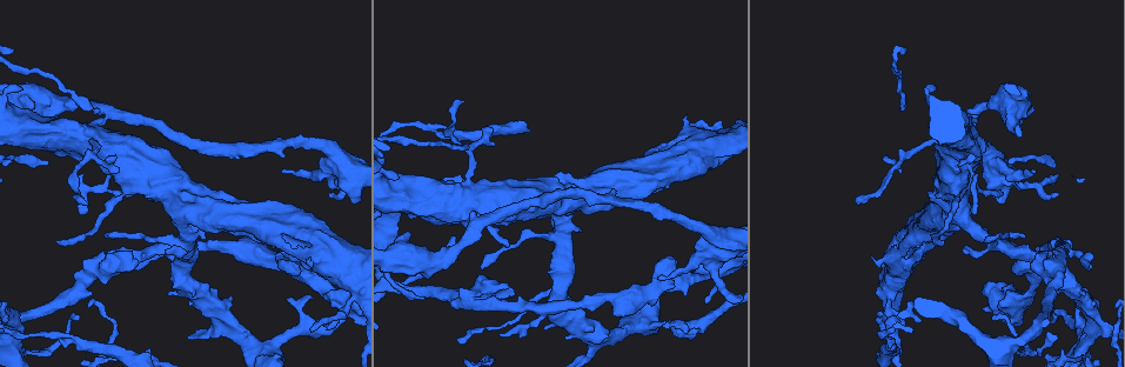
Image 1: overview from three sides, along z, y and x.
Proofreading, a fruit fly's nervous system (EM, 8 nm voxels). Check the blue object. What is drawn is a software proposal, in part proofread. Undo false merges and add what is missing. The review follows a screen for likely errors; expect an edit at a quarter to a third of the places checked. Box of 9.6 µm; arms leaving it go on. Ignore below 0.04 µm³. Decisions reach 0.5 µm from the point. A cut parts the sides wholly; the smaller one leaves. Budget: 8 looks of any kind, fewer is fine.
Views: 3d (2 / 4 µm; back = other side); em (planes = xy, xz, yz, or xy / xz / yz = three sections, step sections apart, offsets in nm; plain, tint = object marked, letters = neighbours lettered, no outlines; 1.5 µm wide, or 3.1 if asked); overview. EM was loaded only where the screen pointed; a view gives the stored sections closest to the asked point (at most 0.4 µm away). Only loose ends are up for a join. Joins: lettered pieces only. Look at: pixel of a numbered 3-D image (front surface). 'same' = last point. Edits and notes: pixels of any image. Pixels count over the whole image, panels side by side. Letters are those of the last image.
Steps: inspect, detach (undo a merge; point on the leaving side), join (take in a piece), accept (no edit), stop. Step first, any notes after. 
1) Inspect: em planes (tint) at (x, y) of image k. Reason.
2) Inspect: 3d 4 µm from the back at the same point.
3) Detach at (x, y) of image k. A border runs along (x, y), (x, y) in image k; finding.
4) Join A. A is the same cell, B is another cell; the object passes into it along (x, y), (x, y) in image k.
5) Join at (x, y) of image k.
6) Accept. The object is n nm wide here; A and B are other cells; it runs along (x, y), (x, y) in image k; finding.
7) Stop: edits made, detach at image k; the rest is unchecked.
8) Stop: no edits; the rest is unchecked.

Inspect: em planes (tint) at (935, 87) of image 1. End of a long branch.

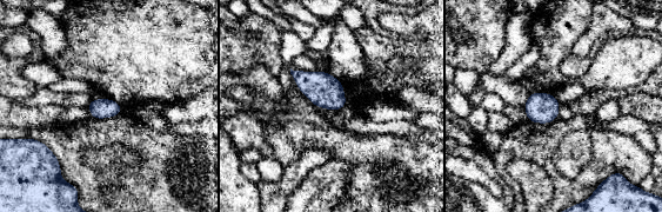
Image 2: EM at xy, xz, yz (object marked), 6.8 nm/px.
Inspect: em planes (letters) at the same point. What lies round it.

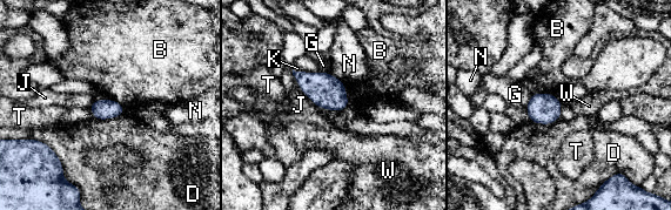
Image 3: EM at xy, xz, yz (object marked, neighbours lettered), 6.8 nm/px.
Accept. B, D, G, J, K, N, T and W are other cells; none of them fits.

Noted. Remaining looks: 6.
Inspect: em planes (letters) at (93, 143) of image 1.

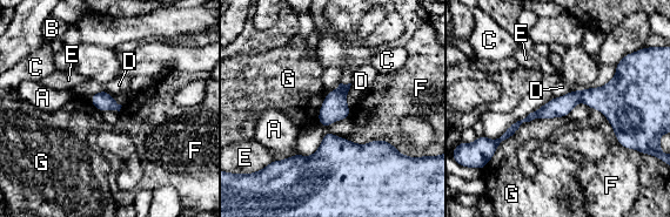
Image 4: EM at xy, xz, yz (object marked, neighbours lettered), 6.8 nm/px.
Accept. A, B, C, D, E, F and G are other cells; it runs along (629, 100), (574, 97), (521, 121), (503, 137) in image 4; continuous, no second neuron.

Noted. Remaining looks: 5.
Inspect: 3d 4 µm at (169, 293) of image 1. Stops while still wide.

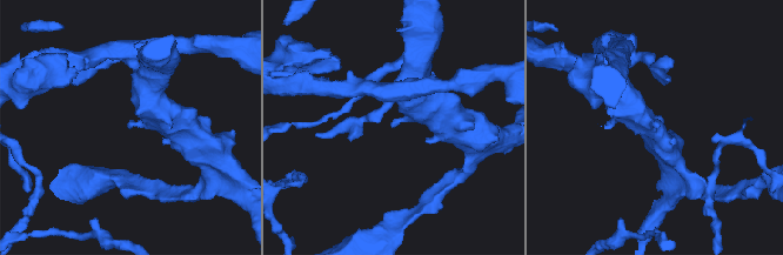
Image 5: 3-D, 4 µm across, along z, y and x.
Inspect: em yz step 4 (tint) at (390, 126) of image 5.

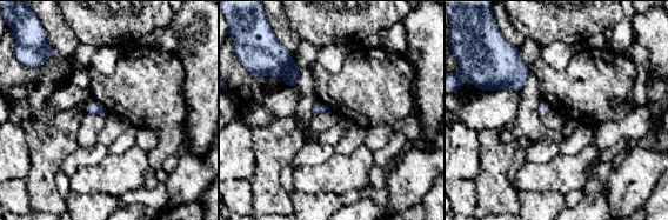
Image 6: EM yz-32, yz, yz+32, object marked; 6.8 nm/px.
Inspect: em planes (letters) at the same point.

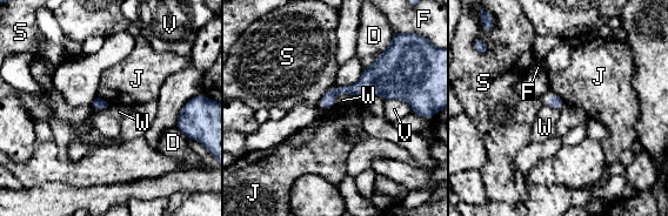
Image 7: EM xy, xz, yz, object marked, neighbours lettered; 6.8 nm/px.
Accept. The longest contact is with F, 240 nm; D, F, J, S, V and W are other cells; a border runs along (329, 87), (316, 105) in image 7; none of them fits.

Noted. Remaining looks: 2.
Stop: no edits; the rest is unchecked.

